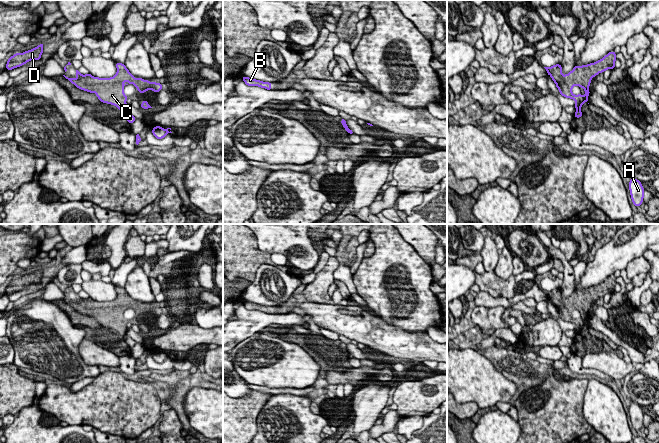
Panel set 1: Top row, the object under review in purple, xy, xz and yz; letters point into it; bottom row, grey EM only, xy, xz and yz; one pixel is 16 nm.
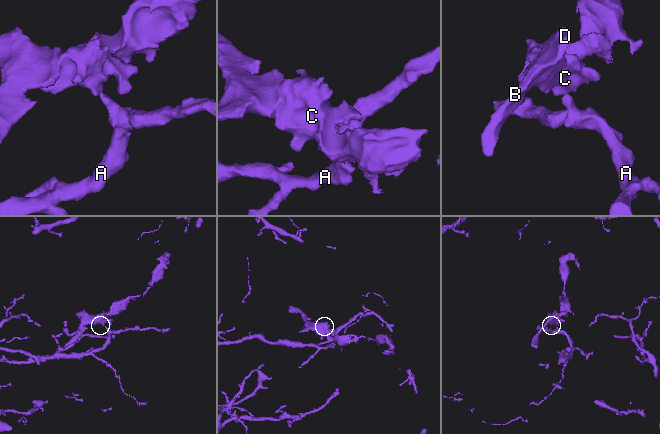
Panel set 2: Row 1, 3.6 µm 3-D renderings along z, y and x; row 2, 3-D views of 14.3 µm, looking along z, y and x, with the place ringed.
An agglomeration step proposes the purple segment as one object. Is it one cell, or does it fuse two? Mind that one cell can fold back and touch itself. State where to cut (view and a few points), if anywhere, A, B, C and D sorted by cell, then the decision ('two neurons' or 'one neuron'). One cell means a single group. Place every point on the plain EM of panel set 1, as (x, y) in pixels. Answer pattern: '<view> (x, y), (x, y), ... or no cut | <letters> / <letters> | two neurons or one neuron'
xy (125, 333), (123, 335) | A / B C D | two neurons

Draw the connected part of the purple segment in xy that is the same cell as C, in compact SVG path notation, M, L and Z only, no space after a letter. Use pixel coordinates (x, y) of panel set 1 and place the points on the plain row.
M116 286L115 289L117 296L110 302L94 301L90 297L82 299L78 294L76 294L76 303L63 300L77 312L90 317L95 316L101 326L114 329L122 336L127 331L126 324L128 321L124 318L126 309L134 309L139 317L145 317L147 314L157 317L162 314L161 307L150 306L142 302L136 303L126 292L125 288Z

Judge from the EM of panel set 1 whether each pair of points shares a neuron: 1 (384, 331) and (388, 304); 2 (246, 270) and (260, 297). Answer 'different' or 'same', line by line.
1: different
2: different

